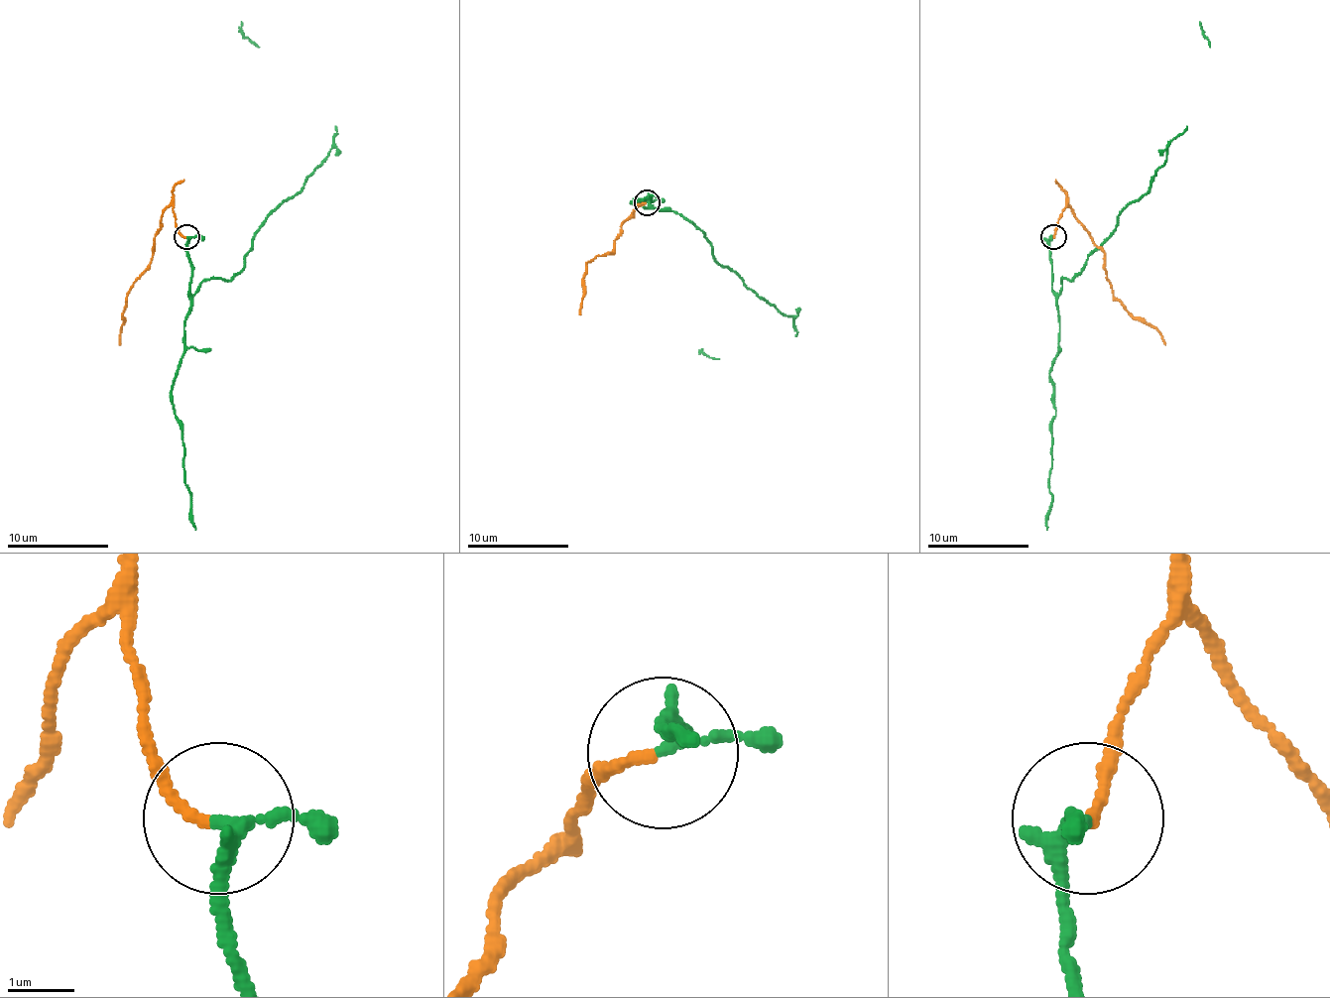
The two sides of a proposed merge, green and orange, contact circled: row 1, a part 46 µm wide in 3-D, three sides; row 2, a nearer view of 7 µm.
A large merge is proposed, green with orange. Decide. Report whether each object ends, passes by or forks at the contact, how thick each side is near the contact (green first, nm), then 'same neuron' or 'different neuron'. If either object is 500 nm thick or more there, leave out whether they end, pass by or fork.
green passes by; orange ends; calibres 190 and 150 nm; different neuron

